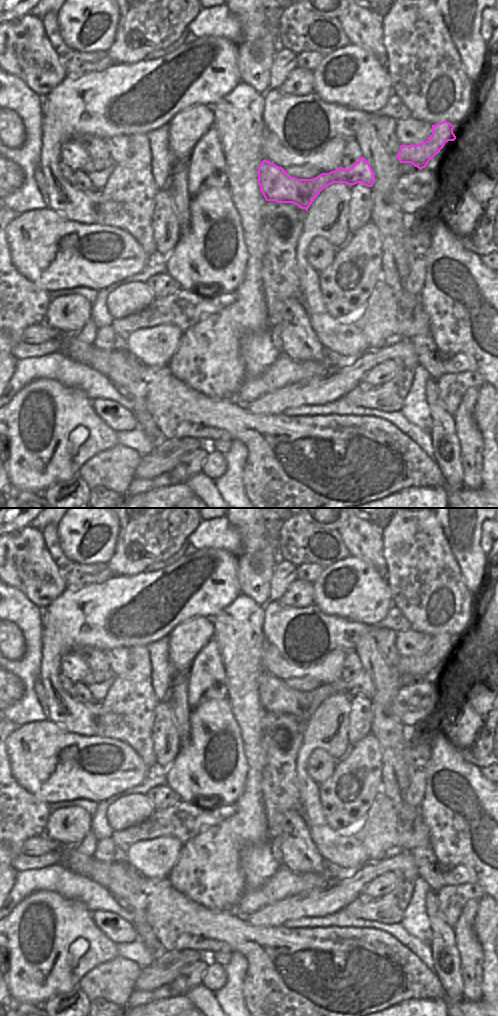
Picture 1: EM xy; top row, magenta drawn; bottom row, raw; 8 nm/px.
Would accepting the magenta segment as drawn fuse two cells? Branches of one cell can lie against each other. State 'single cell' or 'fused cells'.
single cell

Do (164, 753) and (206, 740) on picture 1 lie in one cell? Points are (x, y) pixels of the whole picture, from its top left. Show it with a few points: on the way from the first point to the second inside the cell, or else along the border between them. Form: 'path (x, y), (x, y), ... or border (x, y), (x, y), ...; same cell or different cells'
border (182, 743), (176, 757), (166, 768); different cells

